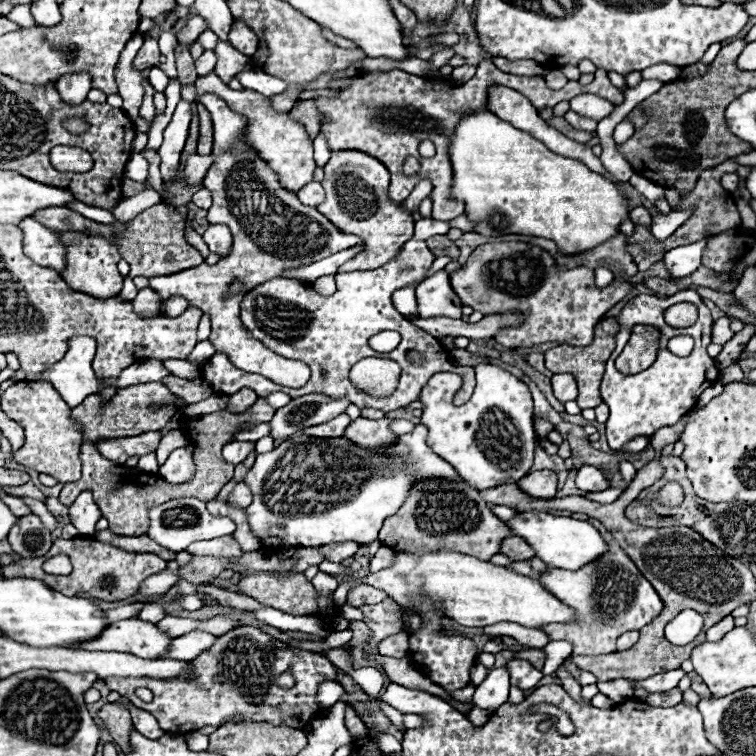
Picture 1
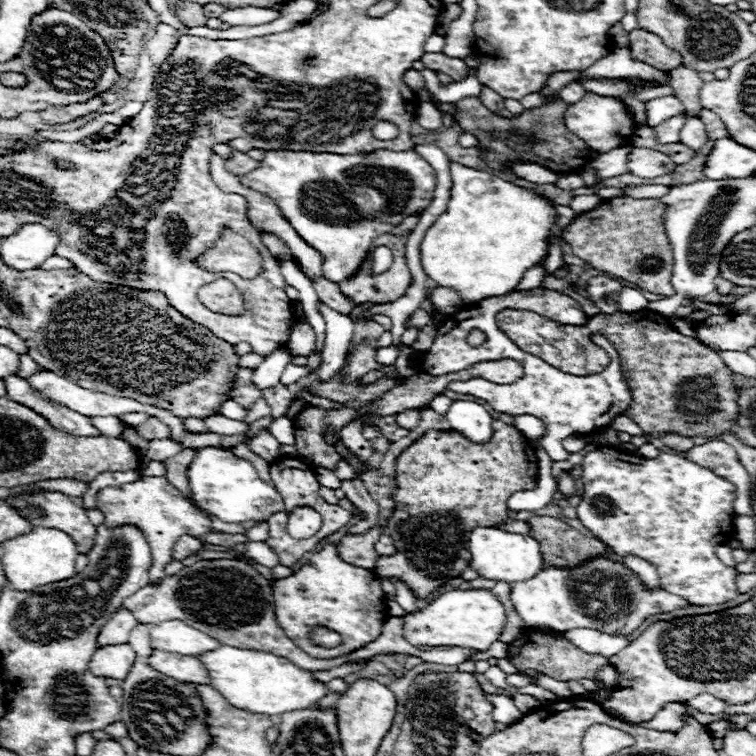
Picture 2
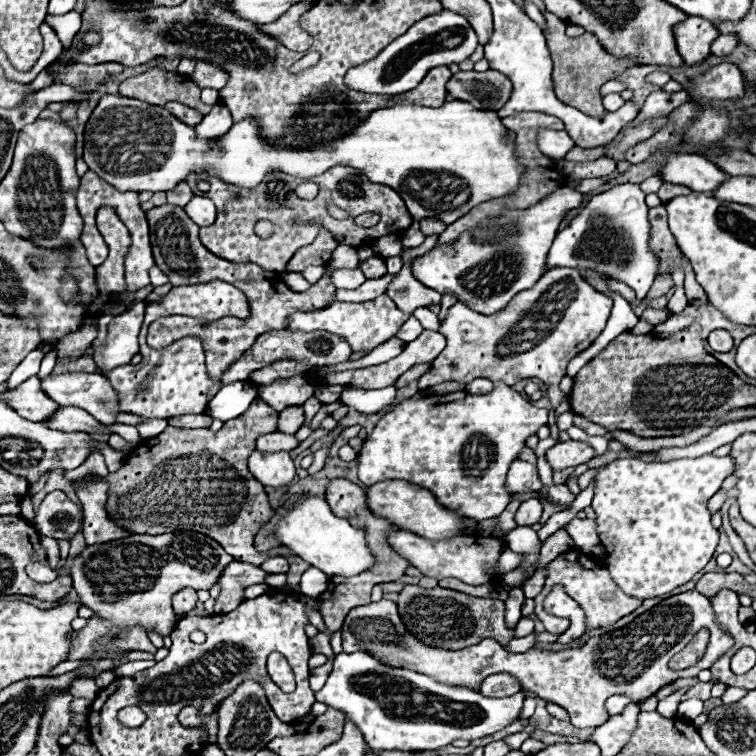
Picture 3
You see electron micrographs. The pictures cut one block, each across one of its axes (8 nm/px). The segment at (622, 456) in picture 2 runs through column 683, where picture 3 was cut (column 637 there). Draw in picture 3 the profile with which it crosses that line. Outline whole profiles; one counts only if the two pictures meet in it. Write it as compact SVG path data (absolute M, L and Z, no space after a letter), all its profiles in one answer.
M700 456L670 462L644 462L640 458L620 458L606 464L596 474L596 494L592 508L596 510L596 532L606 546L606 566L612 578L629 596L656 598L666 594L698 574L714 556L718 546L718 530L710 524L708 500L720 490L722 482L734 472L732 456Z

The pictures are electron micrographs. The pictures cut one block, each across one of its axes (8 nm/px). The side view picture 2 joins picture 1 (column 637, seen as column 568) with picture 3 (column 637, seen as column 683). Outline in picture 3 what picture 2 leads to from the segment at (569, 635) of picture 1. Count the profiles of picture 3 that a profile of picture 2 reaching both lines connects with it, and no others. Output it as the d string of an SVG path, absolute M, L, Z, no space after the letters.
M568 550L568 552L560 554L560 556L556 556L546 566L546 584L544 584L542 592L534 598L534 612L542 620L546 632L550 632L550 634L562 634L570 626L570 620L556 618L556 616L544 612L544 608L542 608L542 602L544 602L546 594L550 592L550 588L554 584L562 584L564 590L566 590L566 594L572 596L580 604L580 608L586 612L586 632L588 630L594 630L594 628L610 626L610 624L618 622L620 618L628 616L630 612L634 612L642 604L642 600L636 600L636 598L632 598L632 596L628 596L628 594L622 592L622 588L612 580L608 568L604 568L604 562L602 560L590 558L590 556L584 554L584 564L582 564L580 562L580 556L582 556L580 550Z

